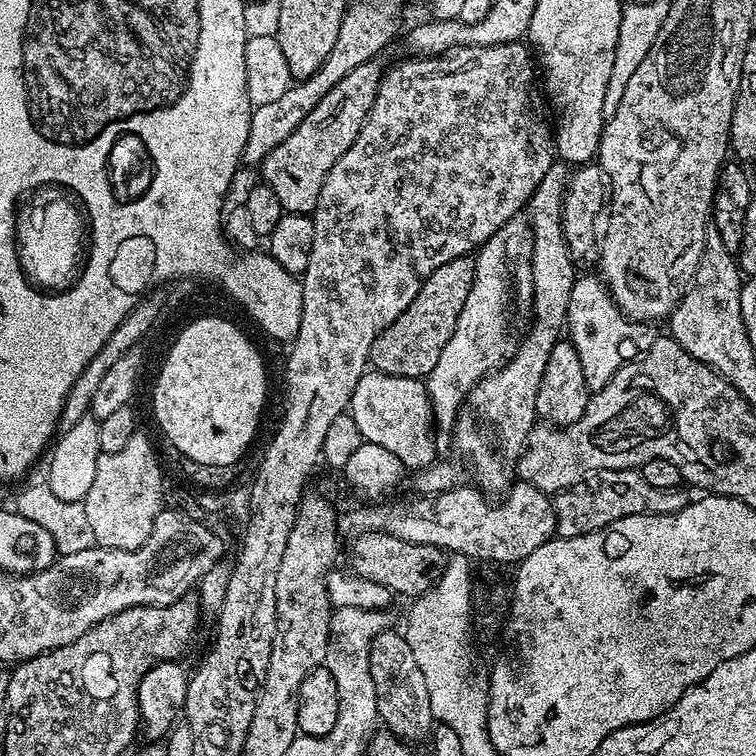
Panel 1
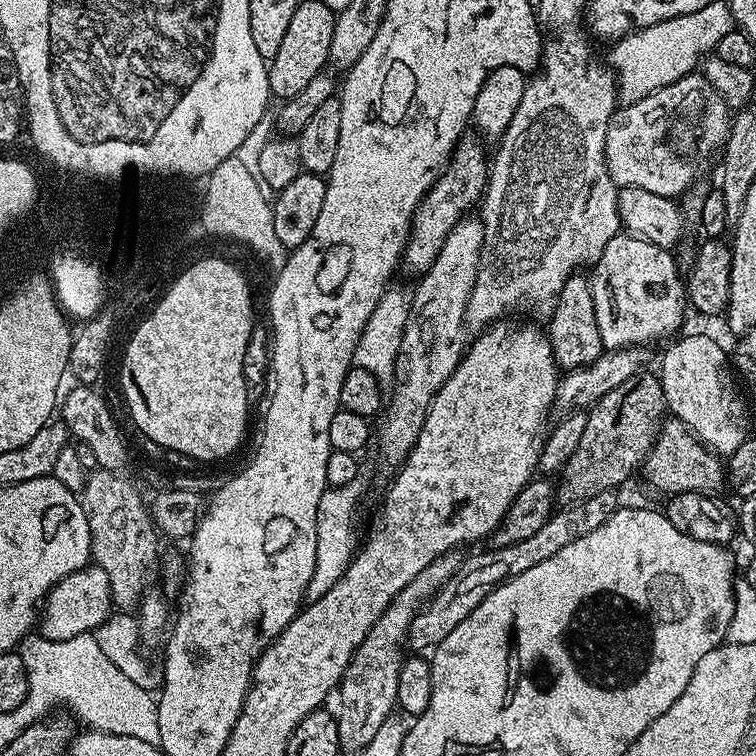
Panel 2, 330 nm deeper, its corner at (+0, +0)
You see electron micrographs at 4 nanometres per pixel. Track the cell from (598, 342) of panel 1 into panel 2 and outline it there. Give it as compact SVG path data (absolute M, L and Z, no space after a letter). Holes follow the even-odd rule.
M631 234L615 236L606 242L606 250L602 250L596 259L590 279L594 294L594 318L598 318L598 334L602 334L605 349L649 346L663 336L671 337L681 331L680 323L684 320L686 309L686 284L682 279L681 265L669 249L654 246L654 242L646 242Z

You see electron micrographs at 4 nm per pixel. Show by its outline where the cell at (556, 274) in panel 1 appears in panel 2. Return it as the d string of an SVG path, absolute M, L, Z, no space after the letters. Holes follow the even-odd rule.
M702 74L683 76L678 82L670 82L670 86L662 86L662 90L654 90L654 94L642 98L642 102L617 107L606 130L606 166L610 178L620 188L650 190L650 194L678 198L701 179L700 167L723 149L731 134L733 119L722 94L718 94Z

